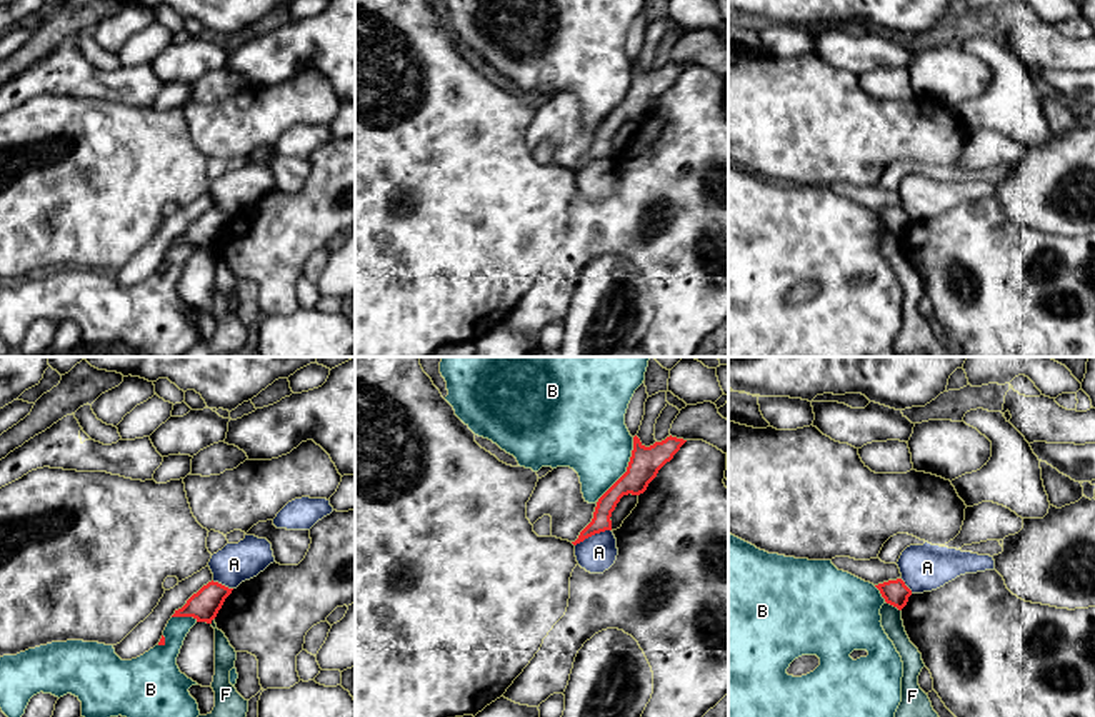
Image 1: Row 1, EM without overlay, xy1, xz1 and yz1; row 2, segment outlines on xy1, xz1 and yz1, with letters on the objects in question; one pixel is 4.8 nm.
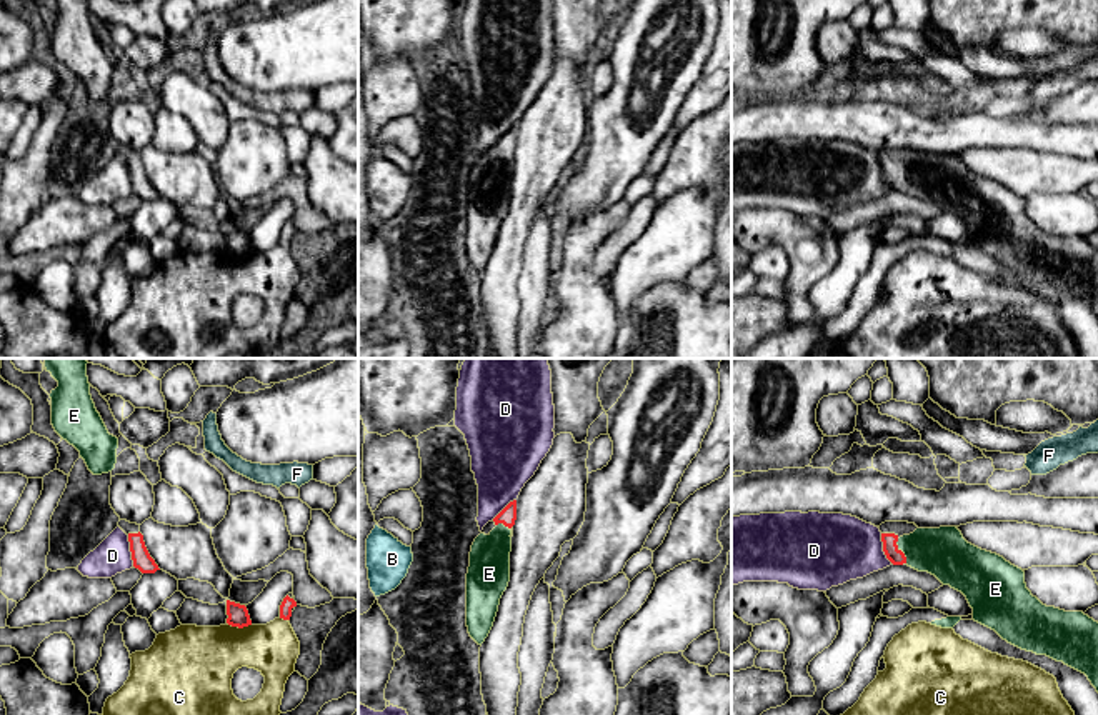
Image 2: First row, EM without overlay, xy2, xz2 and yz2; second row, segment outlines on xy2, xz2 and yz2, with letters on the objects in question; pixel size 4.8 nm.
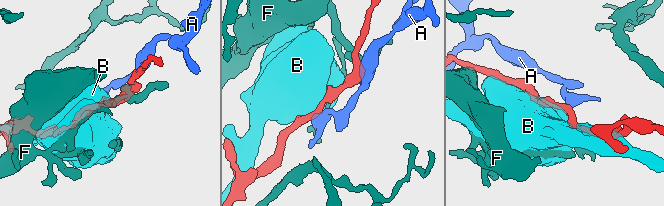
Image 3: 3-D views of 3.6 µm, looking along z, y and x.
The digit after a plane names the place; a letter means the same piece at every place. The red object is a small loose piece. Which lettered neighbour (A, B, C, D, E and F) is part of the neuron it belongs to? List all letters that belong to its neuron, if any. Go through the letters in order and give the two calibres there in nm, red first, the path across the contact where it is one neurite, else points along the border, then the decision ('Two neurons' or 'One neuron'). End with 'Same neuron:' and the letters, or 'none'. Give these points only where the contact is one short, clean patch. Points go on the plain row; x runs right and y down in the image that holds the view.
A: Thickness 90 nm (red) against 180 nm. Boundary: xz1 (610, 155), (595, 159), (575, 172). Two neurons
B: Thickness 150 nm (red) against 360 nm. Two neurons
C: Thickness 100 nm (red) against 340 nm. Two neurons
D: Thickness 90 nm (red) against 170 nm. Boundary: xy2 (127, 162), (134, 192). Two neurons
E: Thickness 80 nm (red) against 240 nm. Path across: yz2 (897, 184), (900, 177), (943, 179). One neuron
F: Thickness 120 nm (red) against 100 nm. Two neurons
Same neuron: E

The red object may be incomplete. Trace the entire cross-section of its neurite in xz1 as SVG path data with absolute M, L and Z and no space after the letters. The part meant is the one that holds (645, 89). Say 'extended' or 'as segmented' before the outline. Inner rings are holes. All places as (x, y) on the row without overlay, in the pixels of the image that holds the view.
as segmented | M635 62L627 98L598 125L592 148L572 170L577 172L595 160L612 157L610 143L620 125L628 120L643 120L658 97L673 85L685 68L670 62L662 68L645 73Z

